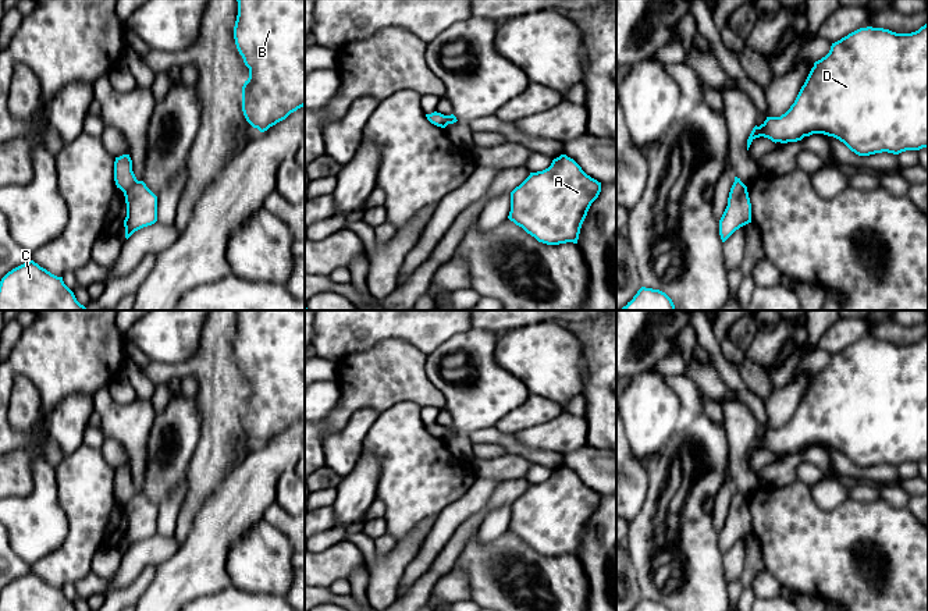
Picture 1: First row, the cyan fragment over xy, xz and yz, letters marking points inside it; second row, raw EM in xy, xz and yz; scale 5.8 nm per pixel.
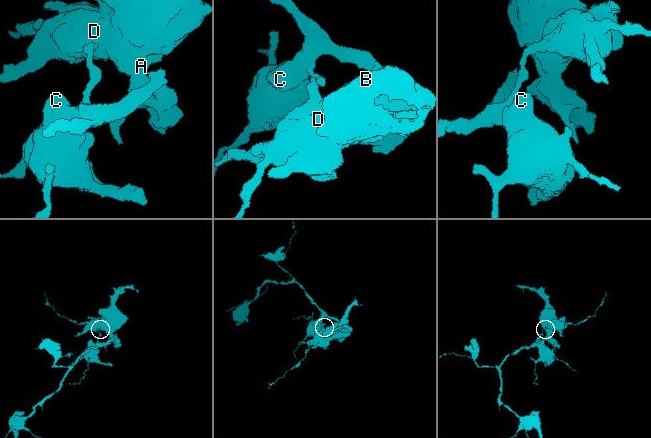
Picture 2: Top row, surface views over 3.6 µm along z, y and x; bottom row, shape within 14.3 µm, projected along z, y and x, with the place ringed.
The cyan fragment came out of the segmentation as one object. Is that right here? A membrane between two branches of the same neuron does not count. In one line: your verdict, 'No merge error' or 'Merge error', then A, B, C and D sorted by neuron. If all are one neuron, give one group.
Merge error. Groups: A B D / C

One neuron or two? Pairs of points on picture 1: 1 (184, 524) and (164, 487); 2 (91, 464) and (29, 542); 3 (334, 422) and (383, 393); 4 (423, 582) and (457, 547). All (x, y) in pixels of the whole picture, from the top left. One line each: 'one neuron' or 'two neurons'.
1: two neurons
2: two neurons
3: one neuron
4: one neuron

